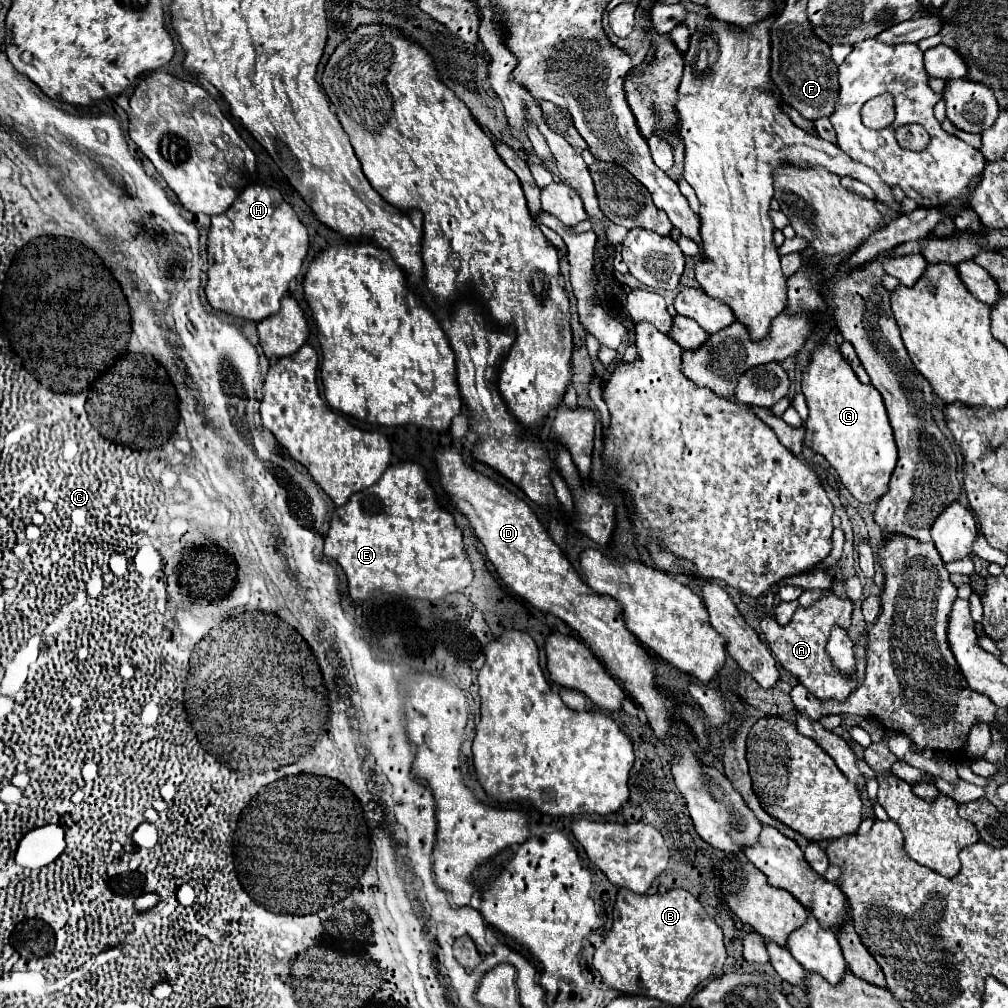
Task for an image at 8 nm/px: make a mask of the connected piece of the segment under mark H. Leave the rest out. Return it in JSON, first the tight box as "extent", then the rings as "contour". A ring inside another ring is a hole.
{"extent":[205,186,309,322],"contour":[[[247,186],[239,194],[239,198],[219,216],[211,216],[209,228],[209,282],[205,286],[205,294],[209,304],[215,310],[241,316],[253,322],[259,322],[279,310],[281,298],[289,288],[289,282],[301,272],[303,260],[309,250],[307,228],[299,222],[293,208],[283,200],[281,192],[267,186]]]}

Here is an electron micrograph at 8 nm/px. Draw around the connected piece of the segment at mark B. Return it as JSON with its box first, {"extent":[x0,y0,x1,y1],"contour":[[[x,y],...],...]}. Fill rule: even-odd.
{"extent":[593,888,725,1006],"contour":[[[621,888],[617,894],[613,910],[613,928],[609,930],[603,944],[595,950],[593,968],[601,974],[603,982],[625,994],[651,996],[671,1006],[683,1006],[691,992],[711,976],[717,976],[725,964],[725,944],[723,932],[715,920],[705,912],[695,896],[687,890],[669,890],[665,894],[635,894],[627,888]]]}

